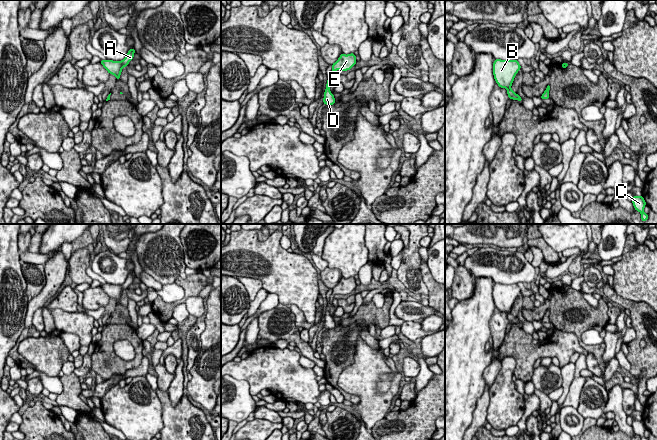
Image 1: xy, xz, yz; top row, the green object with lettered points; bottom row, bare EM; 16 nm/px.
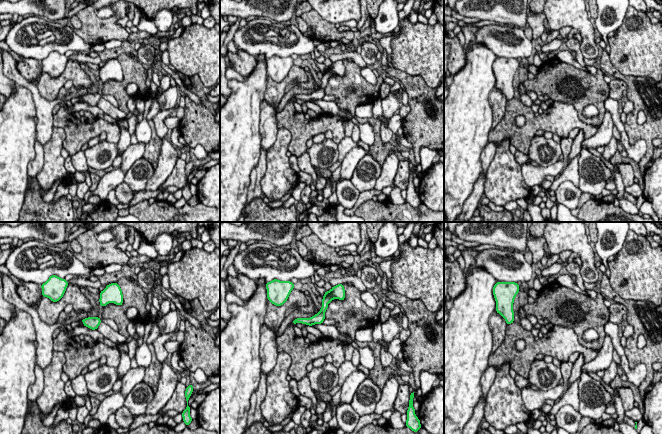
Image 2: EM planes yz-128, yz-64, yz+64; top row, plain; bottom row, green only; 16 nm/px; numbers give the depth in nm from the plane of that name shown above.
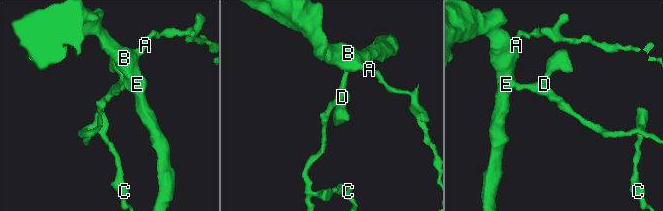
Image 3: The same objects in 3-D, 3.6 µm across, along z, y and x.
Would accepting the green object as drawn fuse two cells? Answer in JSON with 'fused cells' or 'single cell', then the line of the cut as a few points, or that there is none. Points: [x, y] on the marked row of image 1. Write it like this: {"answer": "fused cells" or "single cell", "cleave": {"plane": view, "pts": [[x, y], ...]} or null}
{"answer": "single cell", "cleave": null}

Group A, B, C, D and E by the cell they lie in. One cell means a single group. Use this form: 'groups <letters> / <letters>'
groups A B C D E

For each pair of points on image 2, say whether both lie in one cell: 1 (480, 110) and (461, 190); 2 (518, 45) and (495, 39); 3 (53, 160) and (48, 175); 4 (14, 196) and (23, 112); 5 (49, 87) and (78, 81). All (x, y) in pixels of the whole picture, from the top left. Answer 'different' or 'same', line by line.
1: same
2: same
3: same
4: same
5: same

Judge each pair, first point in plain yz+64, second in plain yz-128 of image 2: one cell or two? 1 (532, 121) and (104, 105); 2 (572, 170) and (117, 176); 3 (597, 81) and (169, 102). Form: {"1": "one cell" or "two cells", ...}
{"1": "two cells", "2": "two cells", "3": "two cells"}

